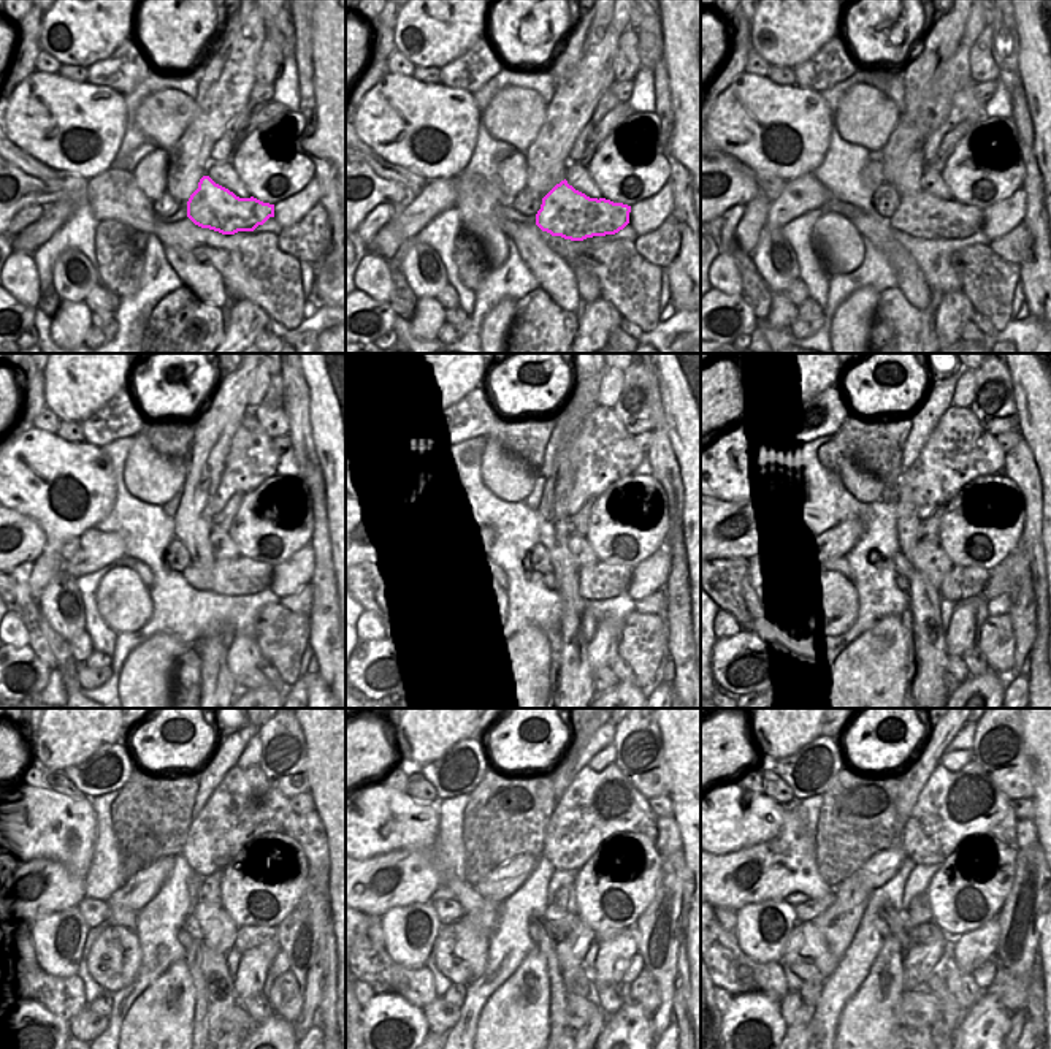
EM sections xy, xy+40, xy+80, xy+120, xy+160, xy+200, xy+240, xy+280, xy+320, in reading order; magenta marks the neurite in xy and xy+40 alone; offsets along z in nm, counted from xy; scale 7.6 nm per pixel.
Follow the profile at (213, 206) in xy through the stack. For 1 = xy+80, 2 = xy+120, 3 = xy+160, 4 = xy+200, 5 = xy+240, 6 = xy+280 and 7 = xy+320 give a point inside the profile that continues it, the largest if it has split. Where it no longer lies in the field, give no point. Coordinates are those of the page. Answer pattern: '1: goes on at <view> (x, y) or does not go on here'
1: goes on at xy+80 (923, 216)
2: goes on at xy+120 (241, 575)
3: goes on at xy+160 (603, 580)
4: goes on at xy+200 (963, 582)
5: goes on at xy+240 (248, 937)
6: goes on at xy+280 (536, 930)
7: goes on at xy+320 (883, 924)

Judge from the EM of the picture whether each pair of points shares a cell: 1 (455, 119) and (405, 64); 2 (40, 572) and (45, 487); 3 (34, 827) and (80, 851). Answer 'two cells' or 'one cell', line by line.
1: two cells
2: one cell
3: one cell

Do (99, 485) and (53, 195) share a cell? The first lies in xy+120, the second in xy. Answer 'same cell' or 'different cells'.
different cells

